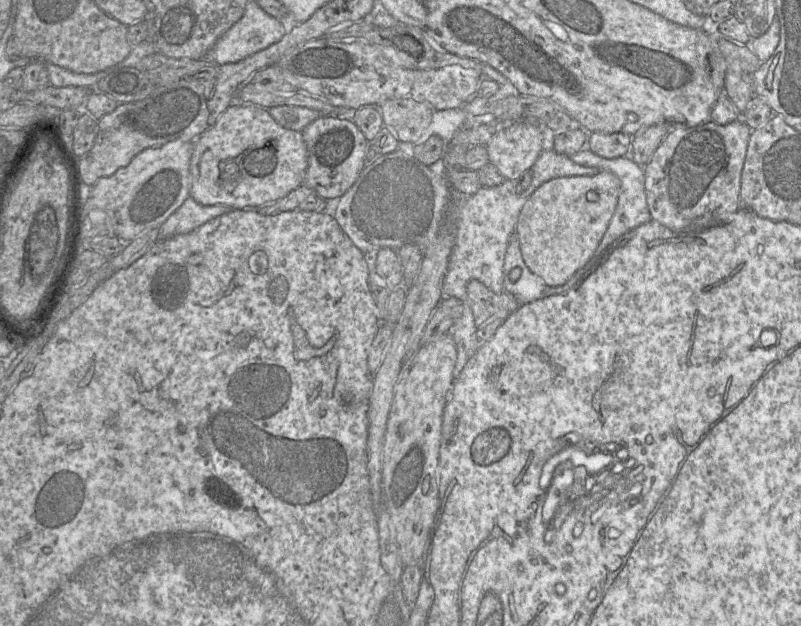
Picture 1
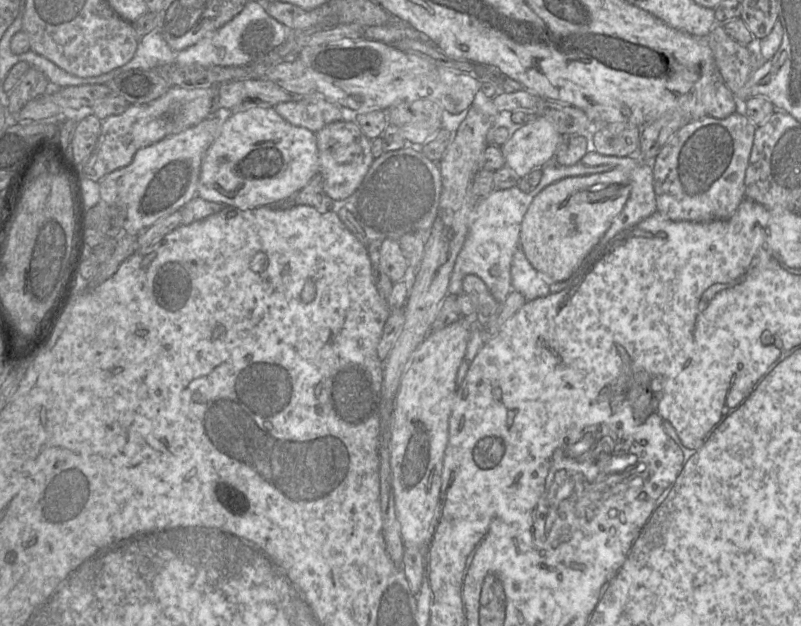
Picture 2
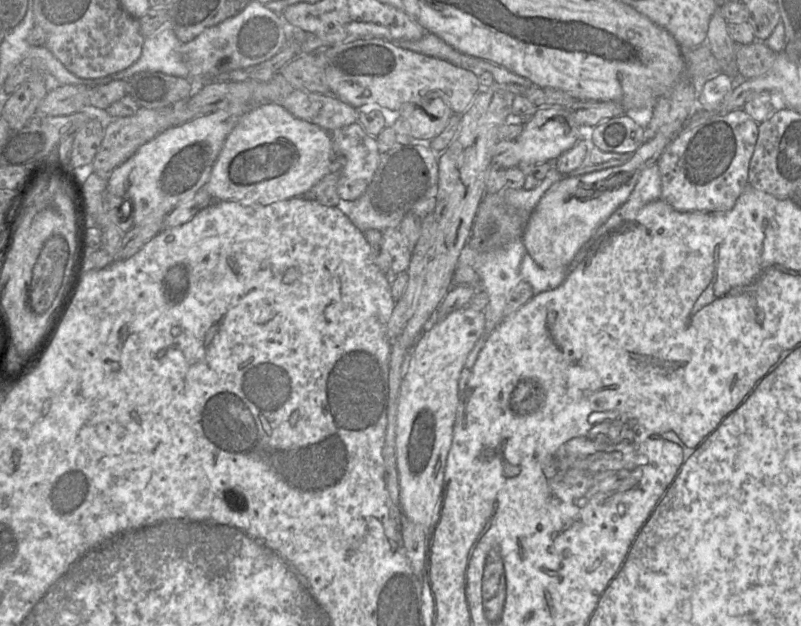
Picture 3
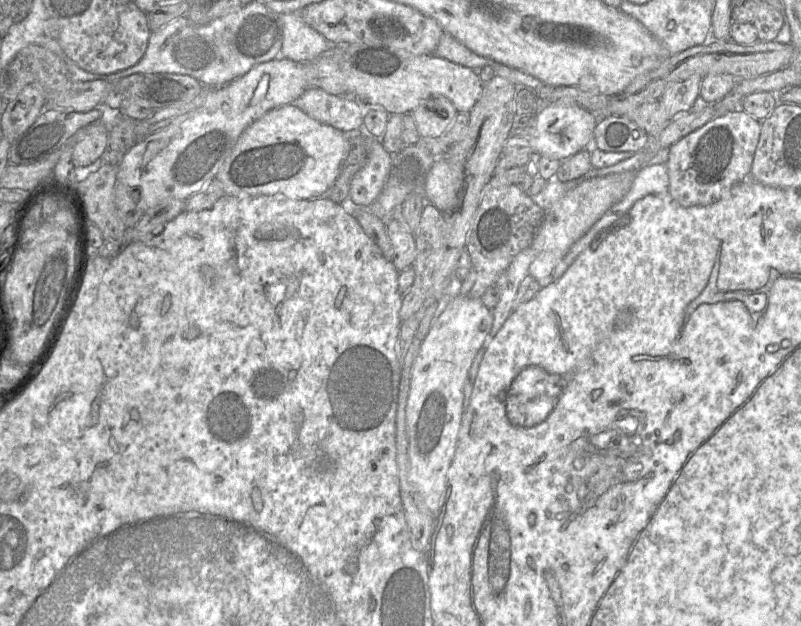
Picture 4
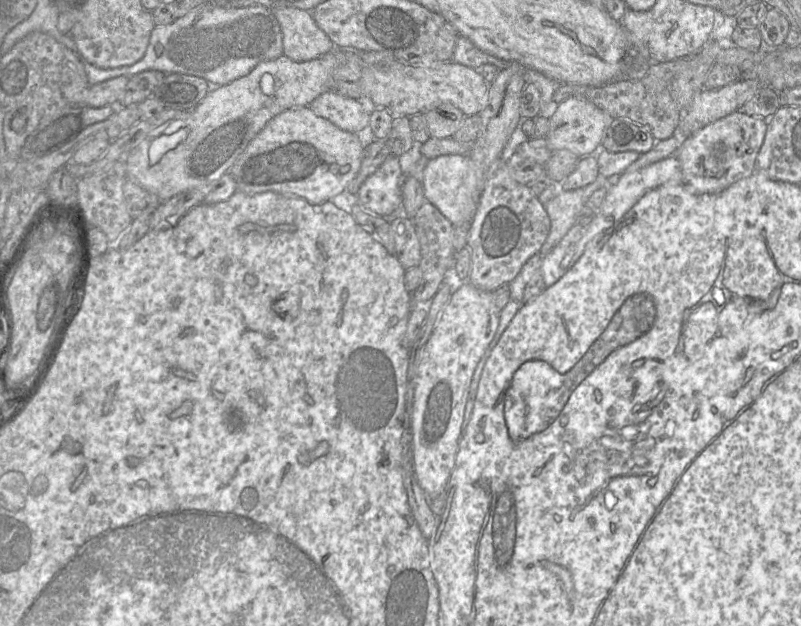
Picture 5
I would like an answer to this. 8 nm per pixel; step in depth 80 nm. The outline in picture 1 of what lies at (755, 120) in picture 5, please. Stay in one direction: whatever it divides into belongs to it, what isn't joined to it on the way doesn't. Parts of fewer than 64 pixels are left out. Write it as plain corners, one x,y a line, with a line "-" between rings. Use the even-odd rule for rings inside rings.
742,118
720,125
713,120
697,127
671,127
644,166
645,194
651,219
674,233
708,229
740,212
741,173
752,129

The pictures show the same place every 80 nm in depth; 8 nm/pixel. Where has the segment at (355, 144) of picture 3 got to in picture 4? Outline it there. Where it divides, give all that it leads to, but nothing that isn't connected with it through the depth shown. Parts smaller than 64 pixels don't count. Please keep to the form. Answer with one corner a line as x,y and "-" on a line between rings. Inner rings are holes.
361,128
358,142
364,145
367,158
352,177
349,190
349,199
359,208
369,208
372,205
390,172
390,154
383,148
380,139

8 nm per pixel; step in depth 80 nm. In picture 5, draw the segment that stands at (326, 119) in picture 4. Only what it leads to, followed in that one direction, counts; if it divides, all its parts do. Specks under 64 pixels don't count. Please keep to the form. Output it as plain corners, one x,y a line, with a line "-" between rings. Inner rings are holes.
327,90
317,96
309,107
316,115
329,120
344,131
368,133
370,113
357,99

